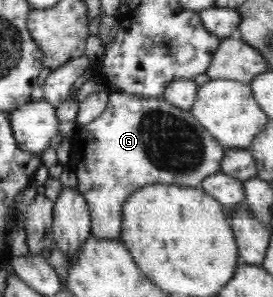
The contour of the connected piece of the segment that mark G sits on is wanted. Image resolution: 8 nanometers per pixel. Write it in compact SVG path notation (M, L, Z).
M110 92L107 108L74 133L68 167L77 174L78 193L86 199L92 236L119 238L123 203L145 185L177 184L200 188L205 178L222 172L225 147L184 110L162 97Z

